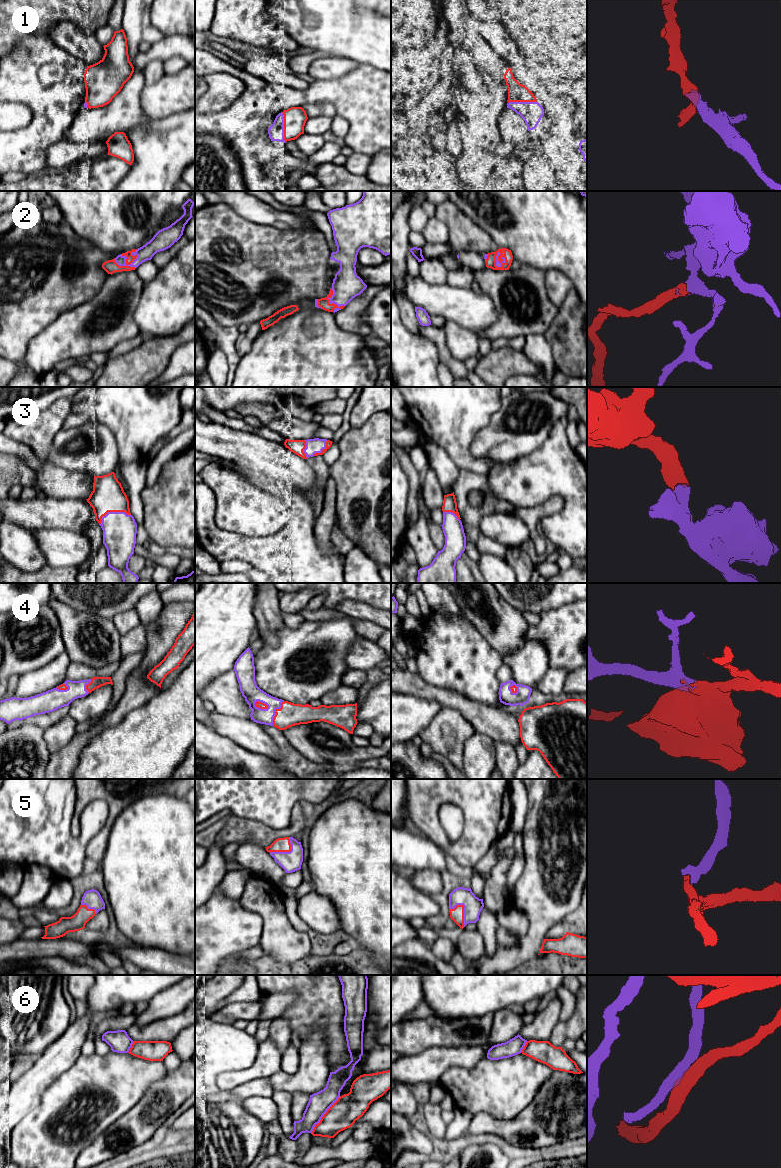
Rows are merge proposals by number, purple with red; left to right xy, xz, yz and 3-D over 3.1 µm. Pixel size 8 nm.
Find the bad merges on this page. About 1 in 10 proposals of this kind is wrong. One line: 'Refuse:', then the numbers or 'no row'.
Refuse: no row

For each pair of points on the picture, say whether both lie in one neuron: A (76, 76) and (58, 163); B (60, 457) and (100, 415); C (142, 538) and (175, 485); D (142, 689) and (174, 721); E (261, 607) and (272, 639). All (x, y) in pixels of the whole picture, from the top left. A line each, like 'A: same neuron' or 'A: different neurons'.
A: different neurons
B: different neurons
C: different neurons
D: different neurons
E: same neuron

